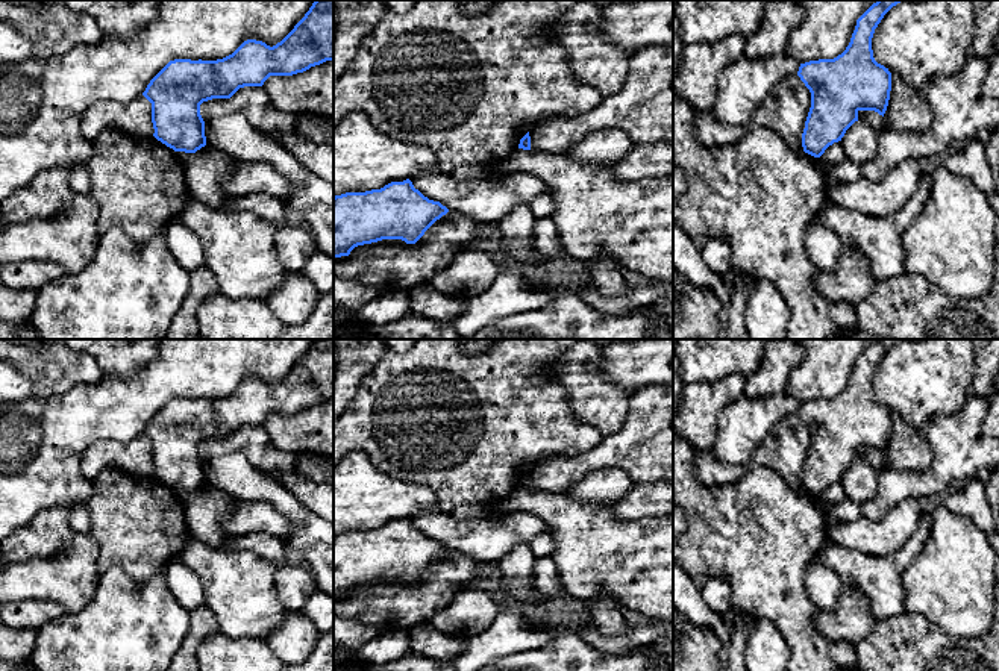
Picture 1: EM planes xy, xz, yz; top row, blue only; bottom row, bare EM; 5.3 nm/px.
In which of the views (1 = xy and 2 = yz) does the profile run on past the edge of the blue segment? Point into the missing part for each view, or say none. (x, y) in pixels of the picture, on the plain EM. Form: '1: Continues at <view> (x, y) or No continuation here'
1: No continuation here
2: No continuation here

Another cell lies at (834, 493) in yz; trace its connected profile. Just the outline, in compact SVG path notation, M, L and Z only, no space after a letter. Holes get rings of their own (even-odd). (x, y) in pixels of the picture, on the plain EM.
M840 480L829 485L822 494L822 497L828 504L835 504L847 498Z

